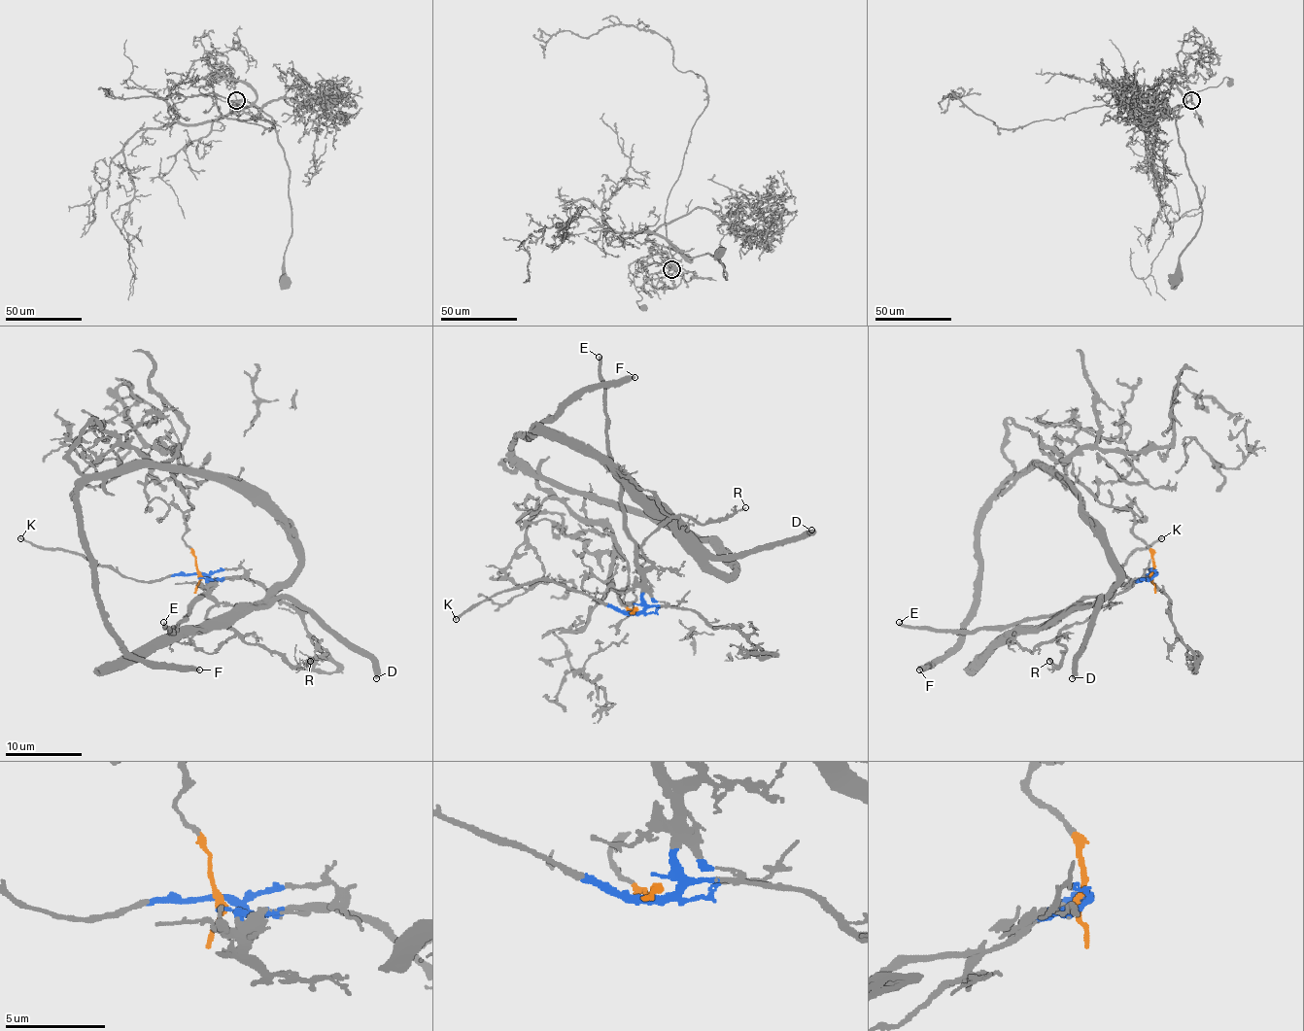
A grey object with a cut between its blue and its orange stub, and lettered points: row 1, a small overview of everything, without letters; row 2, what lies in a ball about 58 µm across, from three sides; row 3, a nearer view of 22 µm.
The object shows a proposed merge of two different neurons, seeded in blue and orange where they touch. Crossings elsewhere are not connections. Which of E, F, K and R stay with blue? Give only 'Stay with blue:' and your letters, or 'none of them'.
Stay with blue: E, K, R

